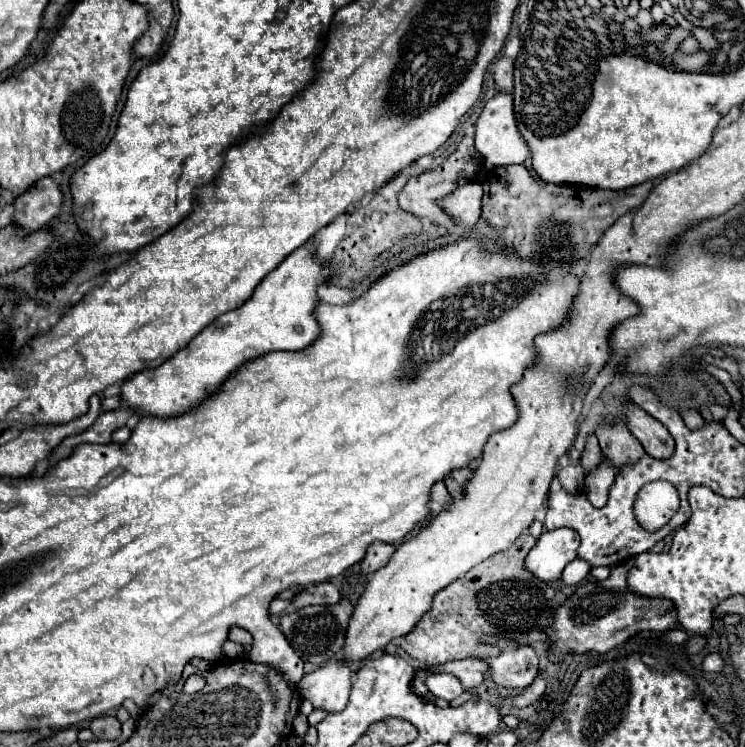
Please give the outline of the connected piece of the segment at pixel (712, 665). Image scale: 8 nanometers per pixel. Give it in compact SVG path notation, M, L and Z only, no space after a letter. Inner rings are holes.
M710 653L710 655L702 661L702 665L700 665L700 669L702 669L702 671L708 671L708 673L720 671L722 667L724 667L724 659L722 659L718 653Z

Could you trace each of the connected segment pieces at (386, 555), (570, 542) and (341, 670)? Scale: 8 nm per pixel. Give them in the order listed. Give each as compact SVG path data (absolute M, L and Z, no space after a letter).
M372 543L362 559L362 575L372 575L376 569L384 567L394 553L394 545L390 543Z
M554 529L544 531L536 543L536 547L526 557L526 571L530 571L536 579L544 583L554 583L560 579L564 567L576 559L578 549L578 533L574 529Z
M346 661L326 663L314 673L304 675L298 691L304 699L312 701L314 707L324 711L342 711L352 687L352 671L352 665L346 665Z

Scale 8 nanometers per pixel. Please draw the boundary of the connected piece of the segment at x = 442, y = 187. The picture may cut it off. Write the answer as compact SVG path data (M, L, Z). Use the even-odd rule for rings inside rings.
M464 135L464 139L460 141L458 149L452 155L448 155L436 169L424 171L424 173L408 179L408 183L404 185L404 189L398 195L398 203L400 203L400 207L404 211L408 211L414 217L432 219L432 223L446 227L446 213L436 205L436 201L446 197L446 195L450 195L456 187L460 187L464 183L470 183L470 181L476 181L482 165L484 165L482 163L482 155L478 155L478 151L474 147L474 137L472 135L470 137Z

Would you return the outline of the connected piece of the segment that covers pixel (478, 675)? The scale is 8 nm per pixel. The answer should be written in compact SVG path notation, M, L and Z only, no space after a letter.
M460 659L454 663L444 663L438 667L430 667L432 673L450 673L464 685L464 689L472 689L488 677L488 665L482 659Z

